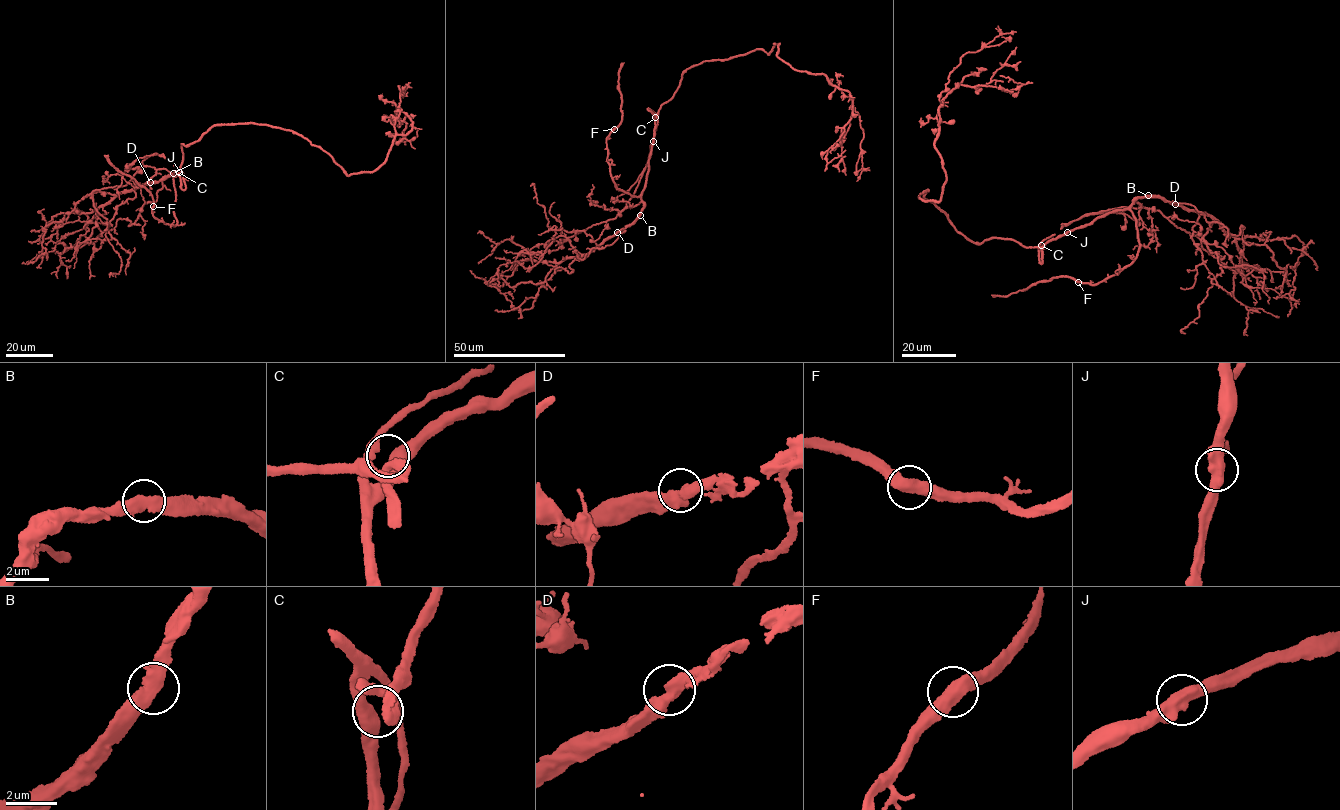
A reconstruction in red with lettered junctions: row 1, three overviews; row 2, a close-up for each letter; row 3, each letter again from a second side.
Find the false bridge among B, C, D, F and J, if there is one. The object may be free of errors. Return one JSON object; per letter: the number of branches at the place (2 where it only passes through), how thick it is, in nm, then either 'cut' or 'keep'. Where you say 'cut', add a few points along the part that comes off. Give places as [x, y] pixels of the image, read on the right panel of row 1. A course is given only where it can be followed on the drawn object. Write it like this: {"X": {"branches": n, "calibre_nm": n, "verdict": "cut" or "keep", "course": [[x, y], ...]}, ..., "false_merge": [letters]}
{"B": {"branches": 2, "calibre_nm": 500, "verdict": "keep"}, "C": {"branches": 2, "calibre_nm": 480, "verdict": "keep"}, "D": {"branches": 2, "calibre_nm": 480, "verdict": "keep"}, "F": {"branches": 2, "calibre_nm": 500, "verdict": "keep"}, "J": {"branches": 2, "calibre_nm": 550, "verdict": "keep"}, "false_merge": []}

